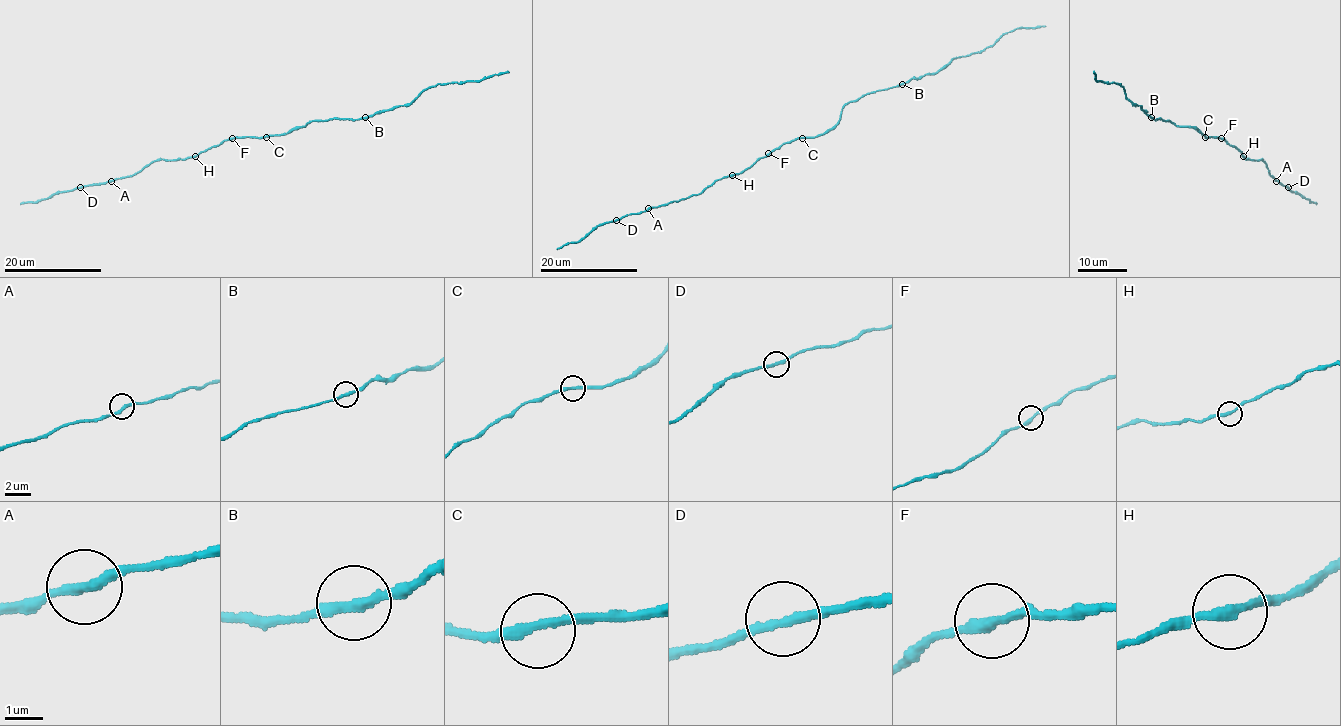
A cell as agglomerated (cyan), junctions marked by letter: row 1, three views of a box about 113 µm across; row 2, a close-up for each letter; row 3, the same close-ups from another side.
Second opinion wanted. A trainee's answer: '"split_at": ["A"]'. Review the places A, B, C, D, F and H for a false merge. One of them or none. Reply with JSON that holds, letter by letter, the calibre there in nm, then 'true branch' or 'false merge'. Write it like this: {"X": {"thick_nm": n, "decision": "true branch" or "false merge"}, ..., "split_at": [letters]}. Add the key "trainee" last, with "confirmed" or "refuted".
{"A": {"thick_nm": 240, "decision": "true branch"}, "B": {"thick_nm": 240, "decision": "true branch"}, "C": {"thick_nm": 260, "decision": "true branch"}, "D": {"thick_nm": 240, "decision": "true branch"}, "F": {"thick_nm": 260, "decision": "true branch"}, "H": {"thick_nm": 240, "decision": "true branch"}, "split_at": [], "trainee": "refuted"}

